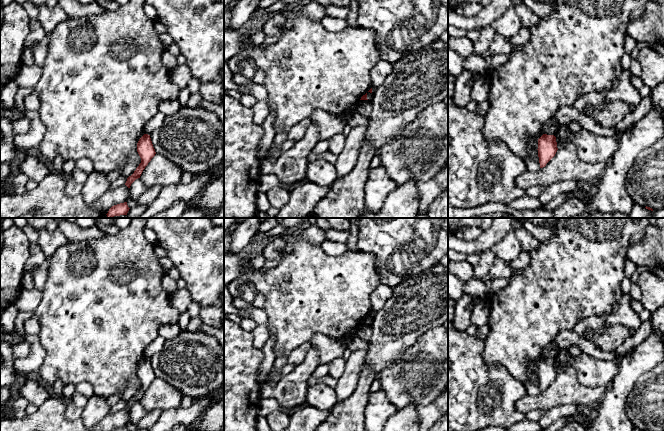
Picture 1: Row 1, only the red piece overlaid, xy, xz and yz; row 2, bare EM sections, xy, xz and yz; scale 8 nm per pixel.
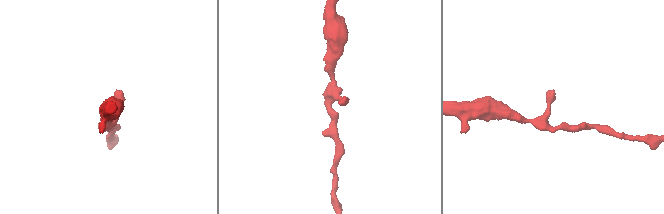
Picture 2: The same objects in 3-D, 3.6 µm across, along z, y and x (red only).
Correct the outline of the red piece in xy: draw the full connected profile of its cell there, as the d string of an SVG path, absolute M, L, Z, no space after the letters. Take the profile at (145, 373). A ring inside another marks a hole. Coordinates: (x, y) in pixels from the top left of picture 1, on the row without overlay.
M144 358L137 367L137 376L141 382L141 387L136 392L134 397L127 402L125 409L130 412L131 408L138 402L140 402L143 394L155 380L156 376L153 371L150 359Z

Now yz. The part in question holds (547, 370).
M543 358L538 363L537 374L538 374L540 392L543 392L555 380L558 374L556 361L554 359Z

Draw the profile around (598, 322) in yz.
M603 314L583 318L577 322L573 330L580 335L583 335L587 330L598 330L603 334L606 332L607 316L608 315Z

